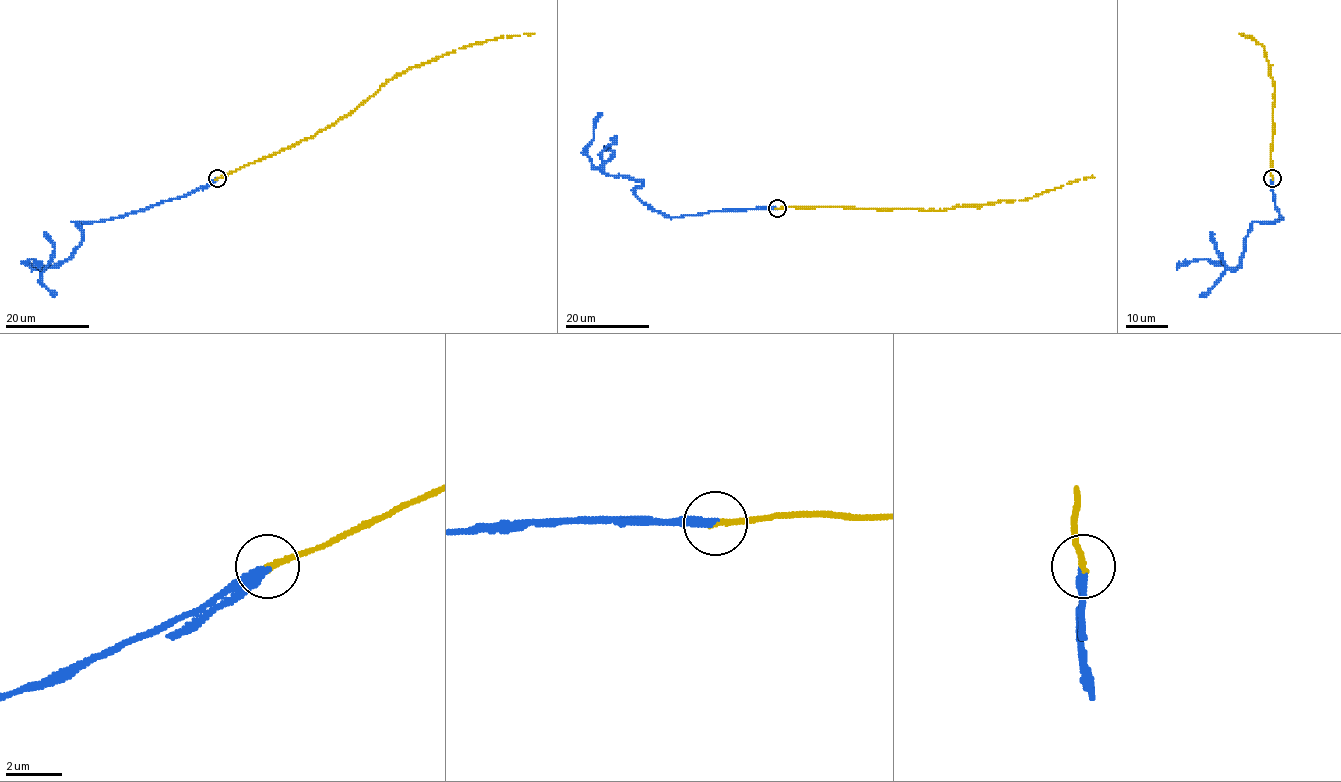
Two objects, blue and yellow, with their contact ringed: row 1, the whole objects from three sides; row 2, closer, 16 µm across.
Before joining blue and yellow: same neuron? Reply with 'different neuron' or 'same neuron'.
same neuron

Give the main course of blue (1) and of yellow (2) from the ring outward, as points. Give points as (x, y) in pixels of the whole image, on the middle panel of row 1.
1: (776, 208), (714, 210), (674, 217), (651, 210), (636, 194), (642, 181), (603, 174), (587, 153), (599, 113)
2: (776, 208), (829, 206), (947, 210), (1030, 199), (1094, 177)

